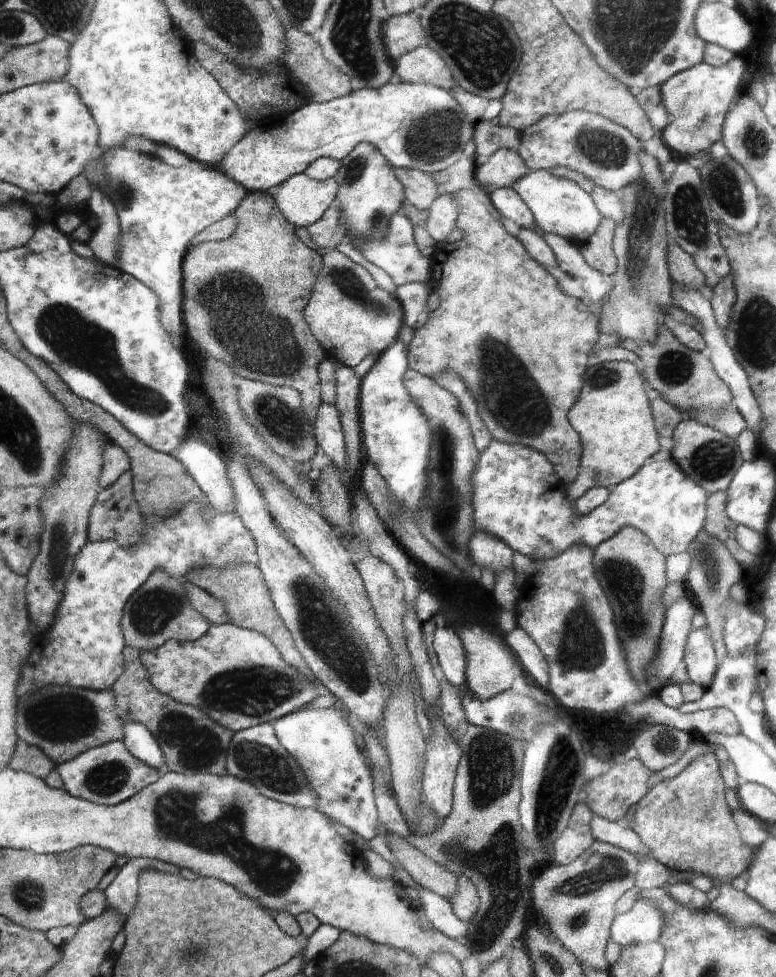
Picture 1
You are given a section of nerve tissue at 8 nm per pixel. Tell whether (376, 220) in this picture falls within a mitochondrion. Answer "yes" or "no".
yes

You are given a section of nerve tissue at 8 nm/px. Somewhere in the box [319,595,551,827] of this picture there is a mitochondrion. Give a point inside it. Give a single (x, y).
(519, 718)

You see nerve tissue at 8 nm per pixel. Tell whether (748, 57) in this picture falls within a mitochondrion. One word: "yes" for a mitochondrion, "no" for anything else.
no

